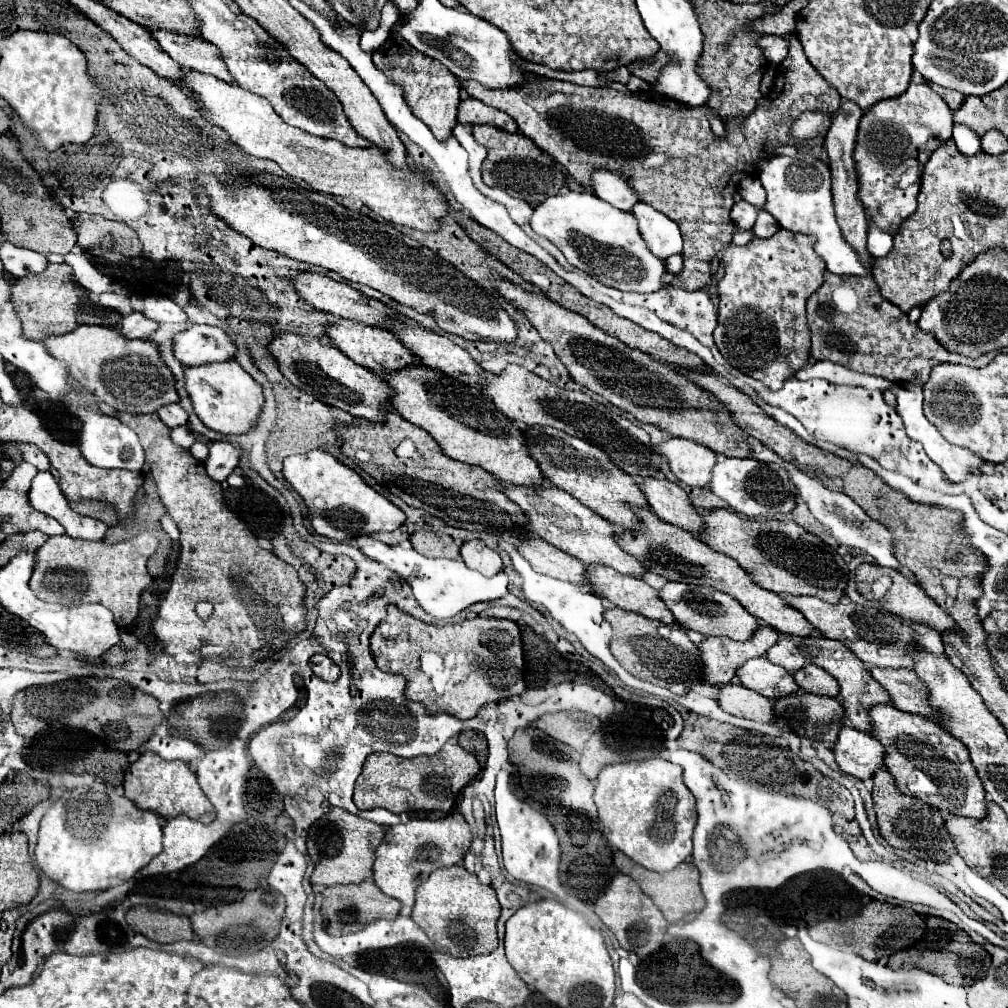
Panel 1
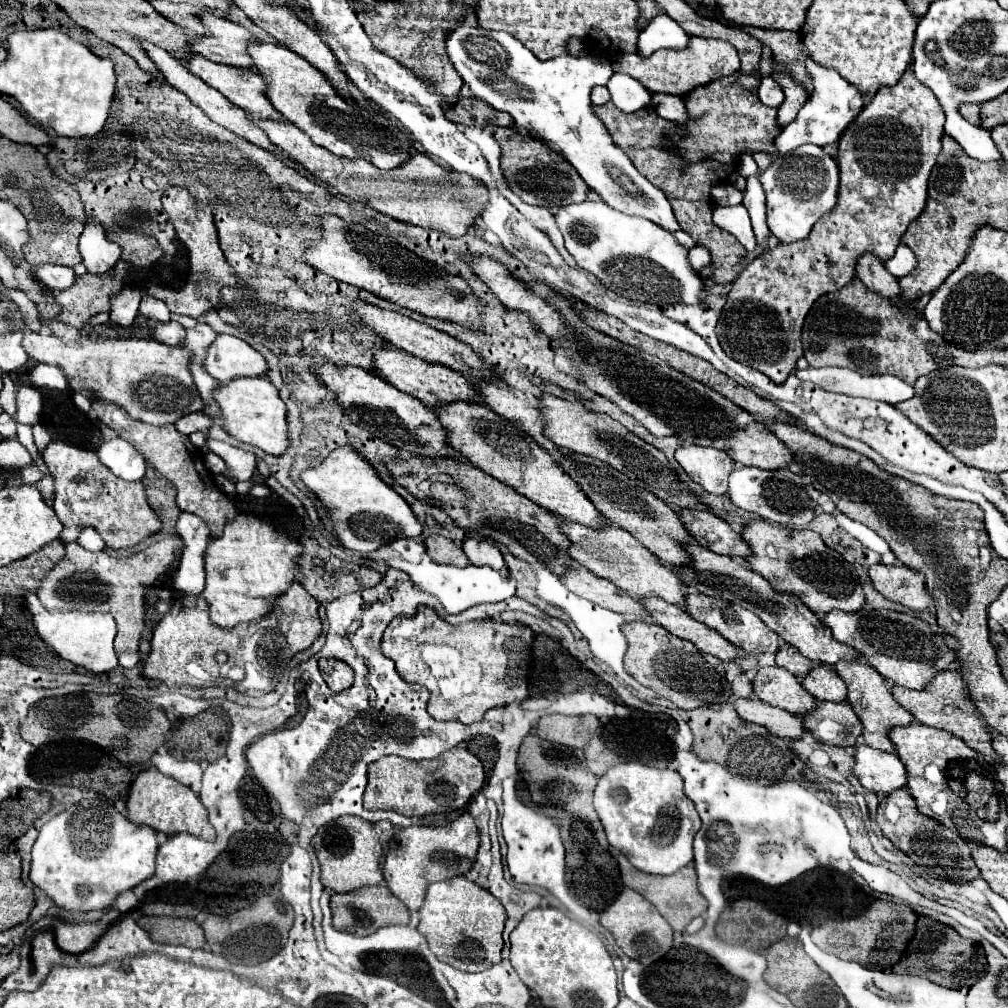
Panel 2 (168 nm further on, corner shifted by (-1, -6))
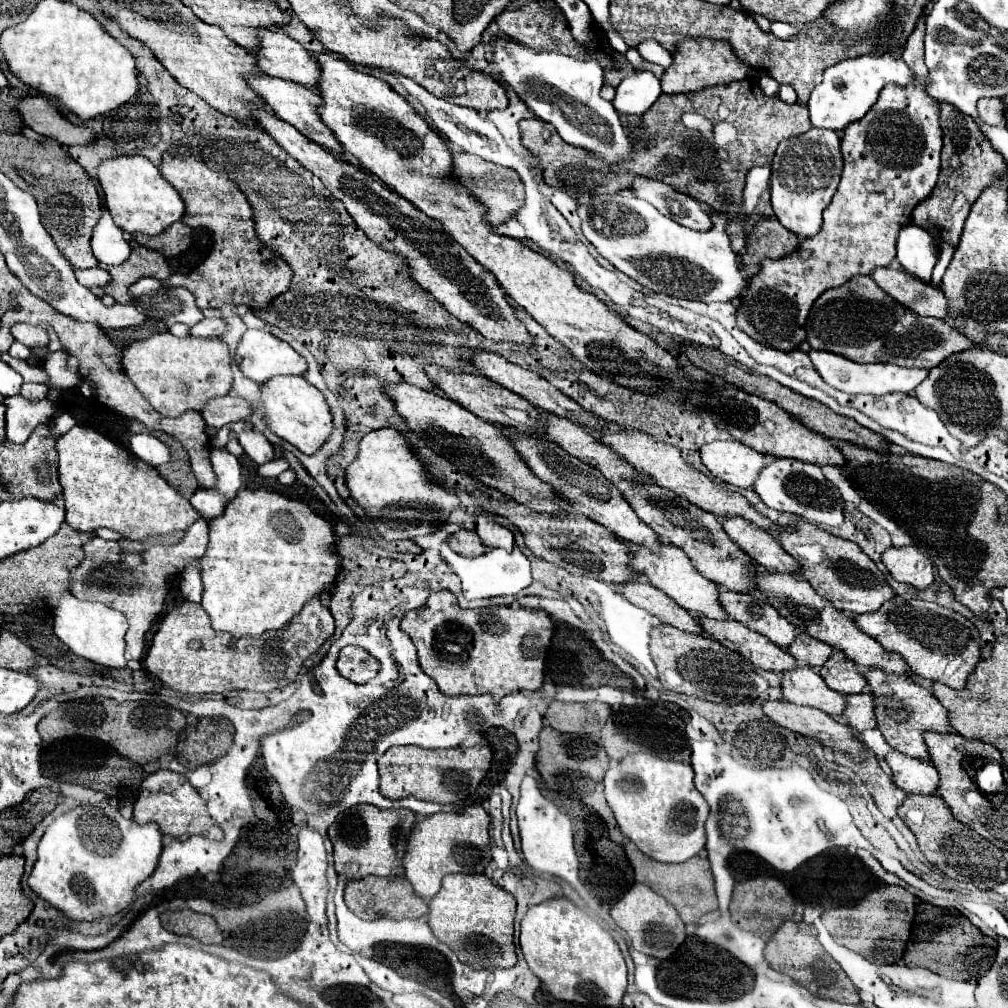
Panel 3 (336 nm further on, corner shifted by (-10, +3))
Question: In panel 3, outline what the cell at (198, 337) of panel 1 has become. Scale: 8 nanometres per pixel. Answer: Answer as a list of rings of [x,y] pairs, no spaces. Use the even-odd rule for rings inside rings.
[[[248,329],[242,335],[236,355],[240,357],[240,371],[256,383],[264,383],[276,375],[302,375],[306,371],[306,361],[288,343],[260,329]]]

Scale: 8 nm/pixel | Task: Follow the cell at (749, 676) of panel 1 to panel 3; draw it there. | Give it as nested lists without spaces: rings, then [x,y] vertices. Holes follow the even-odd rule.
[[[798,665],[798,669],[784,671],[780,675],[780,687],[784,699],[790,703],[814,707],[832,717],[844,711],[844,697],[832,691],[808,665]]]

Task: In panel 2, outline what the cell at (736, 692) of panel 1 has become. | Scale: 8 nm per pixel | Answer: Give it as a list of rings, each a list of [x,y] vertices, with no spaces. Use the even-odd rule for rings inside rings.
[[[737,700],[735,702],[735,710],[737,714],[753,724],[765,726],[767,730],[771,730],[773,734],[781,736],[781,738],[801,738],[805,734],[805,726],[801,716],[789,714],[781,708],[775,708],[771,704],[765,704],[761,700]]]

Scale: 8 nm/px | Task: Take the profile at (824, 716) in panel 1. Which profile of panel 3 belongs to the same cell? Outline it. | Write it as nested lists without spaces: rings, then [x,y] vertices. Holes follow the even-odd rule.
[[[864,691],[860,695],[846,695],[844,699],[846,699],[846,709],[844,709],[842,717],[856,733],[862,733],[866,729],[876,729],[872,695],[868,691]]]

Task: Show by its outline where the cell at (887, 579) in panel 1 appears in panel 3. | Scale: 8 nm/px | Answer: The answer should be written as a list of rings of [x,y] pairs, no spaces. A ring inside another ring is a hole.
[[[906,545],[906,547],[892,547],[882,553],[882,563],[890,571],[890,575],[900,581],[908,583],[916,589],[926,589],[934,583],[934,569],[932,561],[920,553],[918,547]]]

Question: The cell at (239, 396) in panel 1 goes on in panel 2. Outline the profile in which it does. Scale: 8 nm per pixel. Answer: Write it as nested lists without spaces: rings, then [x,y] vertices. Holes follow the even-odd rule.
[[[237,378],[235,382],[227,382],[215,390],[213,398],[223,410],[227,430],[237,440],[257,446],[273,456],[283,456],[287,452],[287,408],[279,396],[279,390],[269,382],[269,378]]]

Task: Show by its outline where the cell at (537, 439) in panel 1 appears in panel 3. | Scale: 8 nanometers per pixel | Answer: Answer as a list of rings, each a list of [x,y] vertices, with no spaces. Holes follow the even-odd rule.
[[[626,481],[626,483],[618,483],[618,489],[624,495],[624,499],[632,505],[636,515],[652,531],[656,531],[662,541],[684,549],[684,553],[688,555],[688,559],[692,561],[696,571],[700,571],[704,577],[708,577],[714,583],[724,585],[730,591],[754,589],[754,585],[756,585],[754,577],[748,575],[748,573],[752,573],[752,569],[748,569],[748,567],[752,567],[752,559],[748,559],[748,555],[744,555],[740,551],[740,547],[728,539],[728,535],[724,533],[716,515],[692,505],[690,501],[682,499],[680,495],[676,495],[668,489],[662,489],[654,483]]]

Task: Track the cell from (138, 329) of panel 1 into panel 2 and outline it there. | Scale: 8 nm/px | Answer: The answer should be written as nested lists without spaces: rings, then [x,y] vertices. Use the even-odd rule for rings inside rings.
[[[167,322],[167,326],[155,326],[153,330],[153,338],[163,342],[163,344],[171,344],[171,346],[179,346],[185,340],[185,328],[177,322]]]

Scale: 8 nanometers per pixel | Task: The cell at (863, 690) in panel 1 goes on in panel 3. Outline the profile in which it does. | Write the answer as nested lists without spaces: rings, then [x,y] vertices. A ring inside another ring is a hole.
[[[862,669],[862,677],[868,681],[870,693],[874,697],[874,711],[878,729],[882,731],[886,743],[910,757],[928,759],[926,743],[922,739],[922,731],[932,729],[940,733],[948,733],[946,709],[940,705],[936,697],[928,693],[928,689],[918,687],[910,677],[900,677],[896,673],[884,673],[884,669]]]

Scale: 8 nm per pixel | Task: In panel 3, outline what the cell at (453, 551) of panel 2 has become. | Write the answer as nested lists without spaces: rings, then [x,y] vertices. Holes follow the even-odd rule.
[[[460,529],[454,535],[450,535],[448,545],[452,551],[456,551],[464,557],[476,557],[486,551],[480,537],[476,535],[476,531],[468,531],[468,529]]]

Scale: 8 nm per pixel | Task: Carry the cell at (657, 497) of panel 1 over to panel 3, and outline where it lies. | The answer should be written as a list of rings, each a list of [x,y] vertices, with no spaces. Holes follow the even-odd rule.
[[[722,517],[722,529],[726,535],[740,545],[740,549],[758,565],[766,567],[768,571],[778,573],[794,573],[798,563],[778,545],[770,533],[760,529],[758,525],[748,523],[742,517]]]

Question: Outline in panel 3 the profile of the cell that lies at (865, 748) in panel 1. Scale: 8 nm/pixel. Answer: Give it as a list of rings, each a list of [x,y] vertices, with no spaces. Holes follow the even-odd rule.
[[[890,751],[884,761],[888,763],[894,783],[904,793],[922,793],[922,795],[934,795],[938,787],[938,771],[932,763],[920,761],[916,757],[902,755],[900,751]]]

